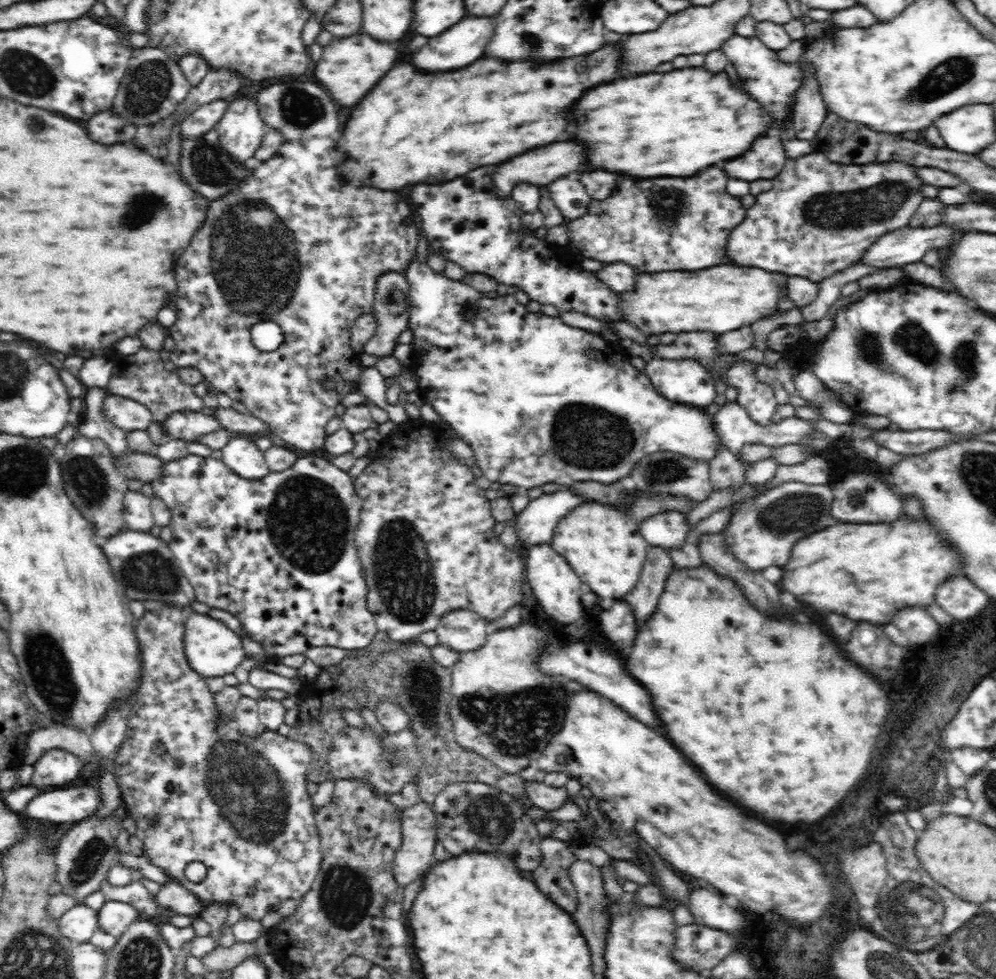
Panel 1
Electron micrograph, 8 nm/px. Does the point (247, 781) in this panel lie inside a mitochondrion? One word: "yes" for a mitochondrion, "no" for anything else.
yes

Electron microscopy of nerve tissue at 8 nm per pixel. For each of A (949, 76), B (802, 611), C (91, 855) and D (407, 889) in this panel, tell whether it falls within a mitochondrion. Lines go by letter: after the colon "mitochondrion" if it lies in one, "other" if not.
A: mitochondrion
B: other
C: mitochondrion
D: other

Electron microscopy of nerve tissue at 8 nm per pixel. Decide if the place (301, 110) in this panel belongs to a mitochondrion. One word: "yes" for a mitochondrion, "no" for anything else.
yes

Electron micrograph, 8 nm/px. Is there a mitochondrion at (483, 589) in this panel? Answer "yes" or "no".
no

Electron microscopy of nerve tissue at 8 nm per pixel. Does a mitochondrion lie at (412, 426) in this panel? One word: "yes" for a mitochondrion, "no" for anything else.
no

